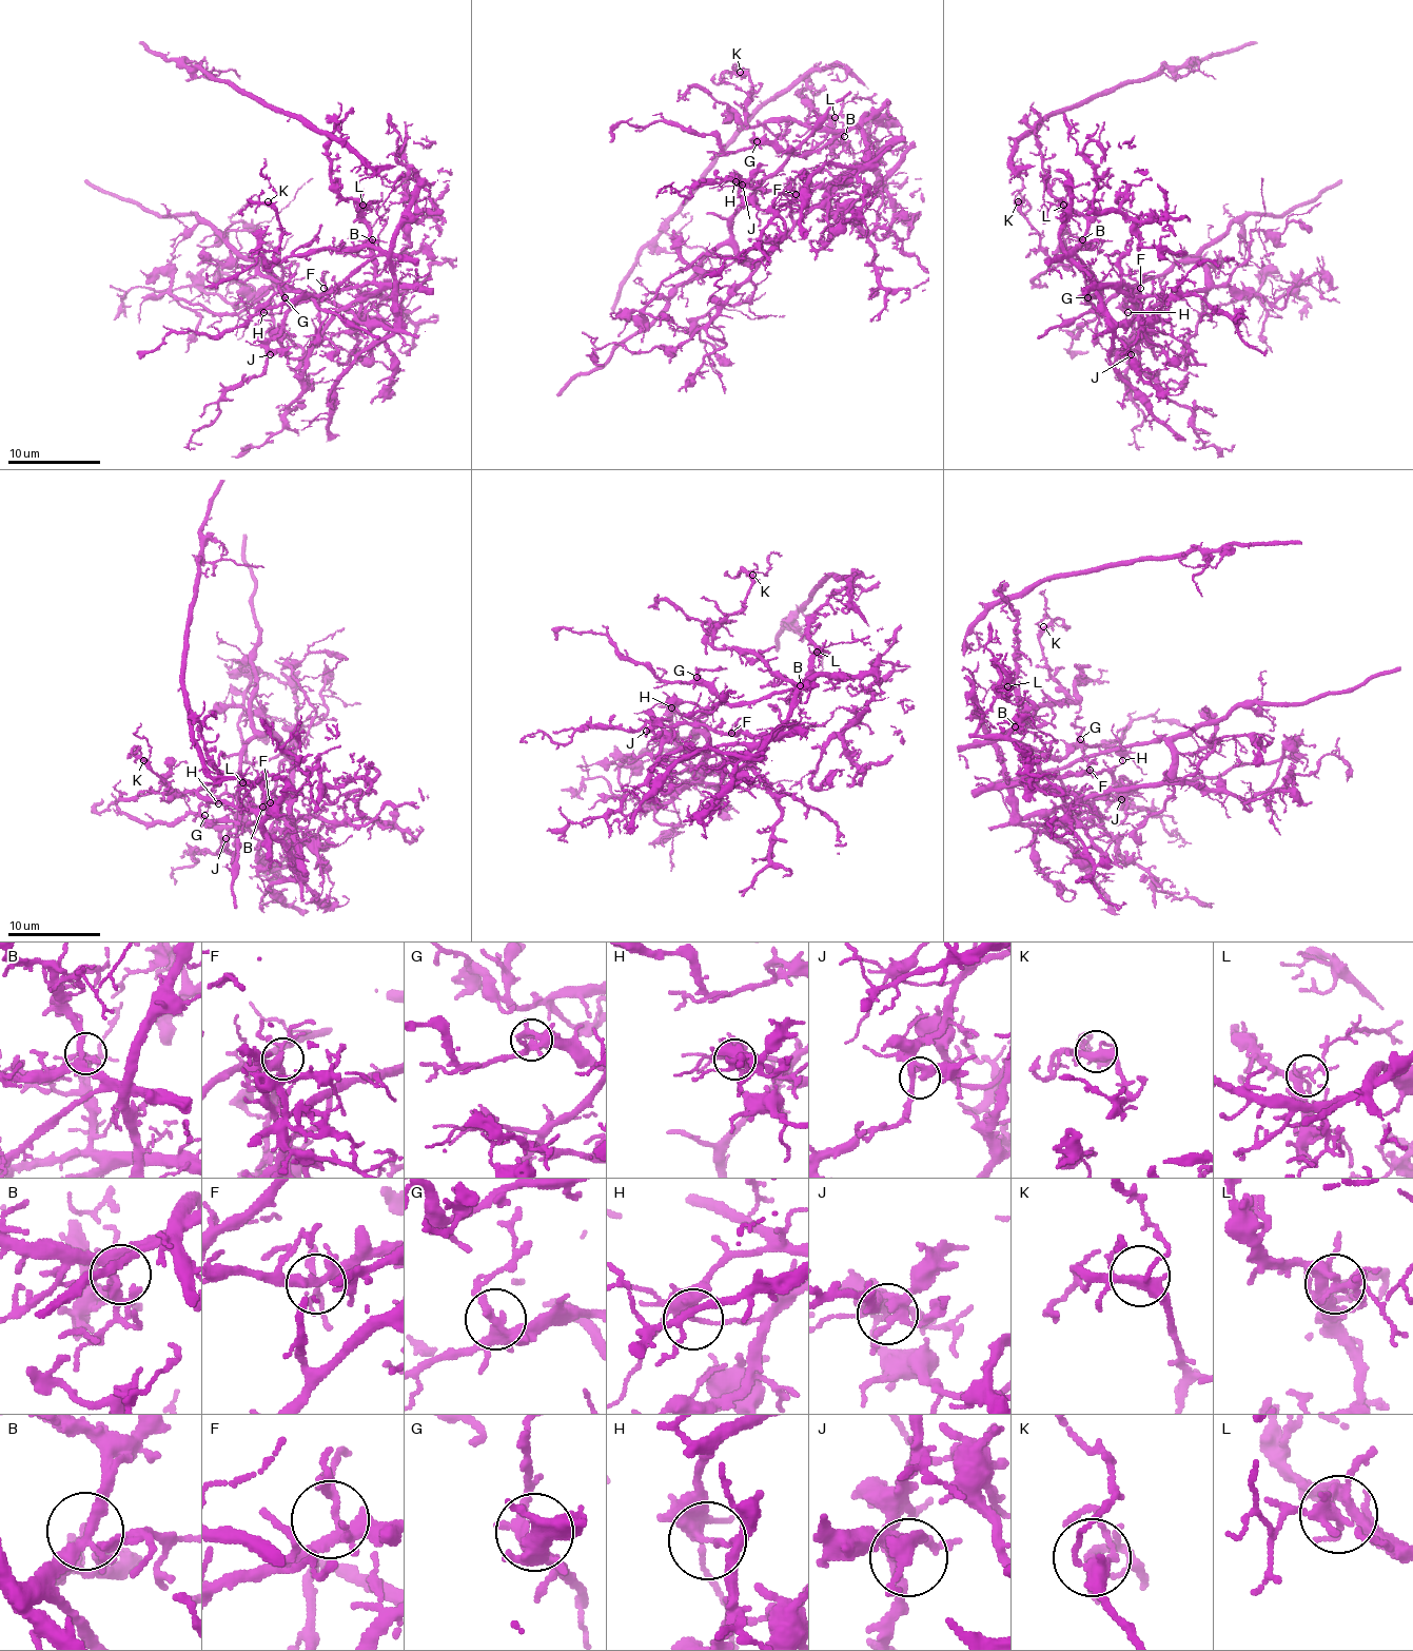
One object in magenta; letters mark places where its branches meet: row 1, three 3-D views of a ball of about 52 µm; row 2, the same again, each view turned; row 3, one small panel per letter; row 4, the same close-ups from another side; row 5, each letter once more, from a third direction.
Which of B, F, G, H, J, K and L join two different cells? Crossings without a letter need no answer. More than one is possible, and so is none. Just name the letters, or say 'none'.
H, L

